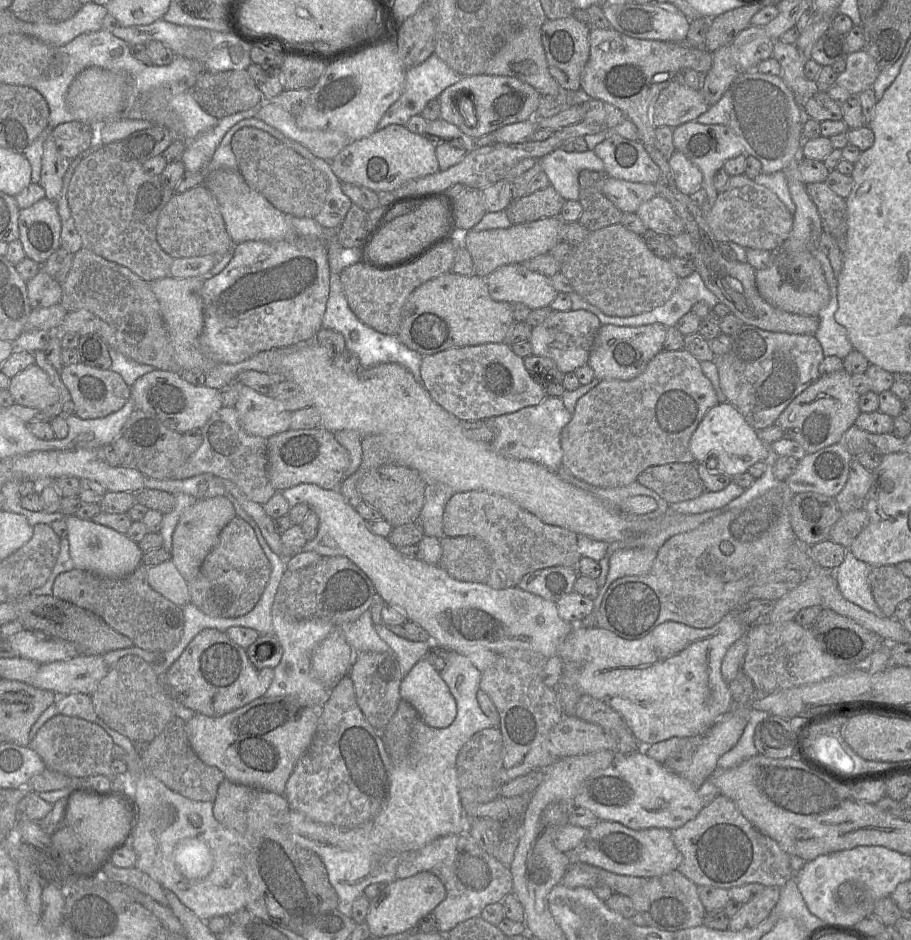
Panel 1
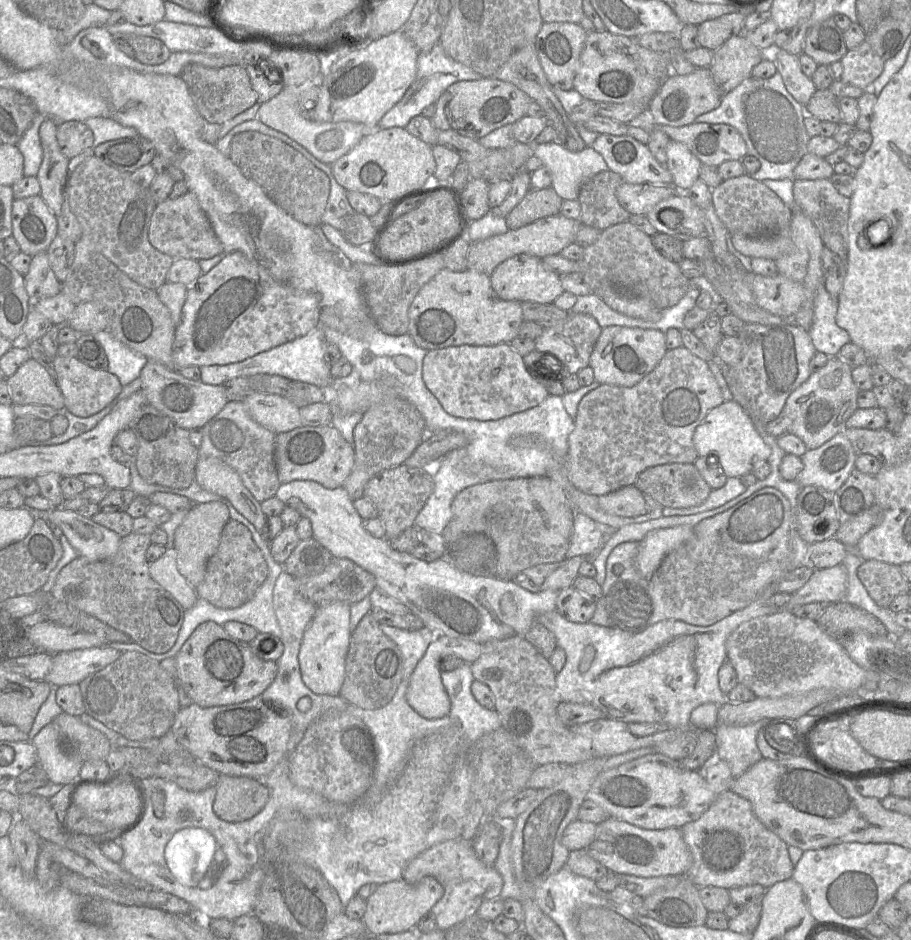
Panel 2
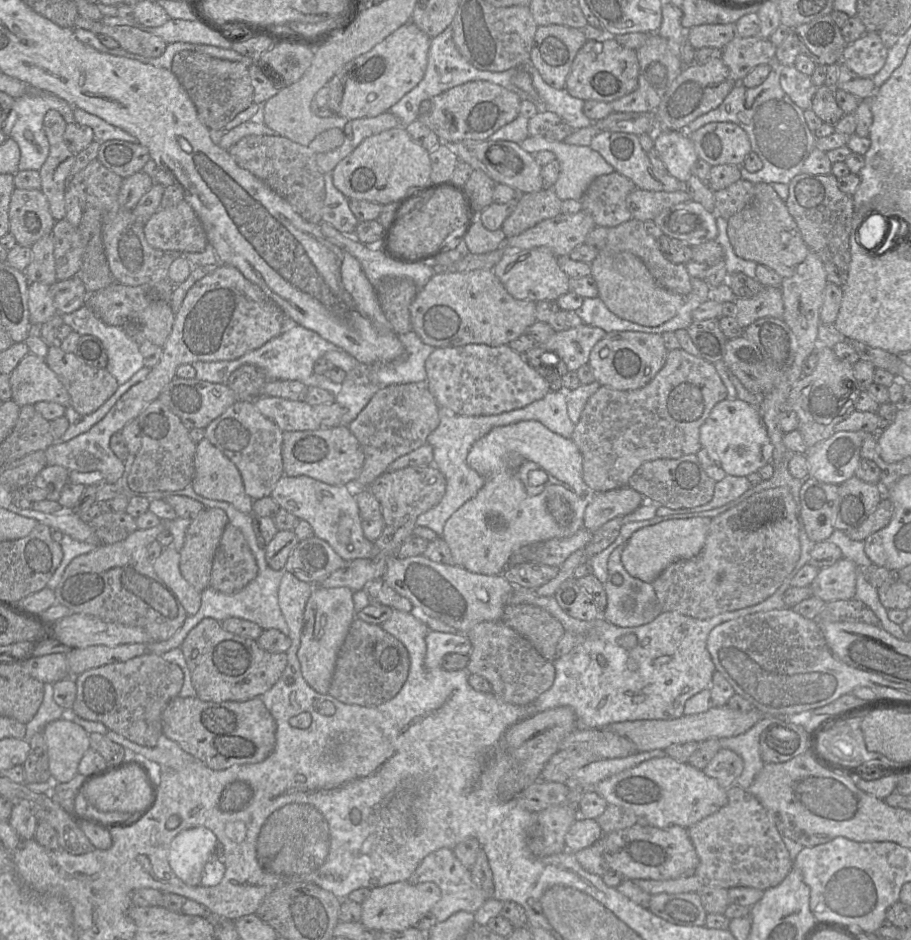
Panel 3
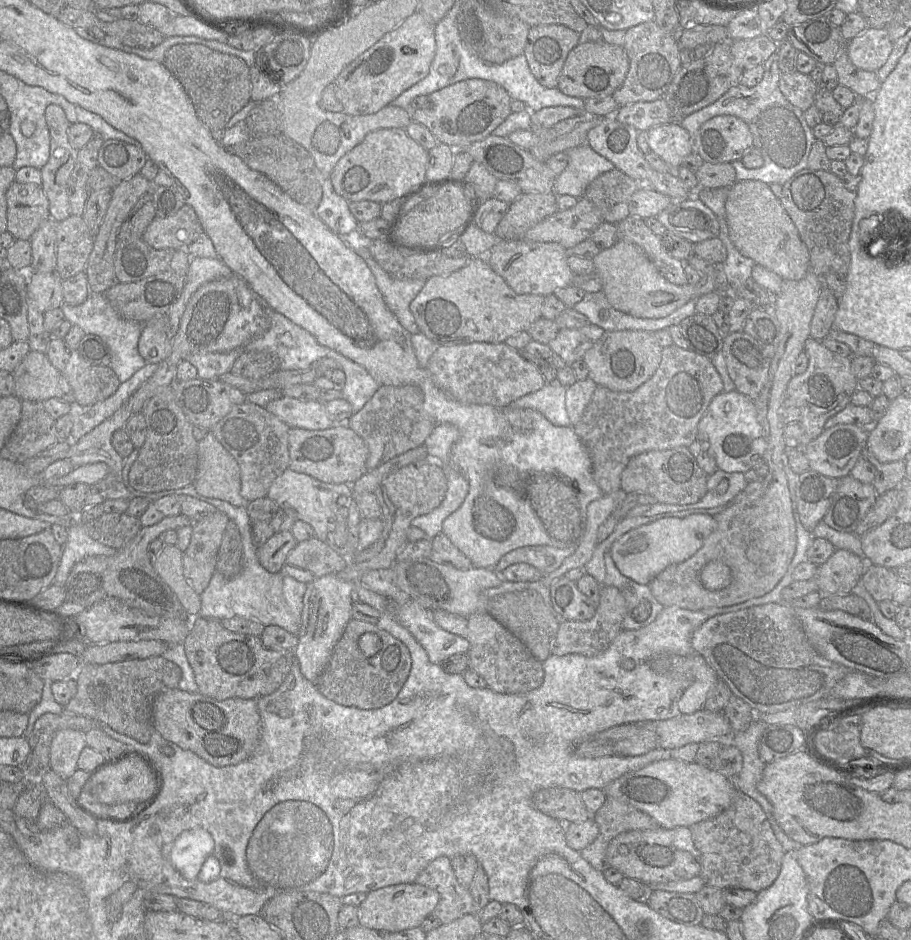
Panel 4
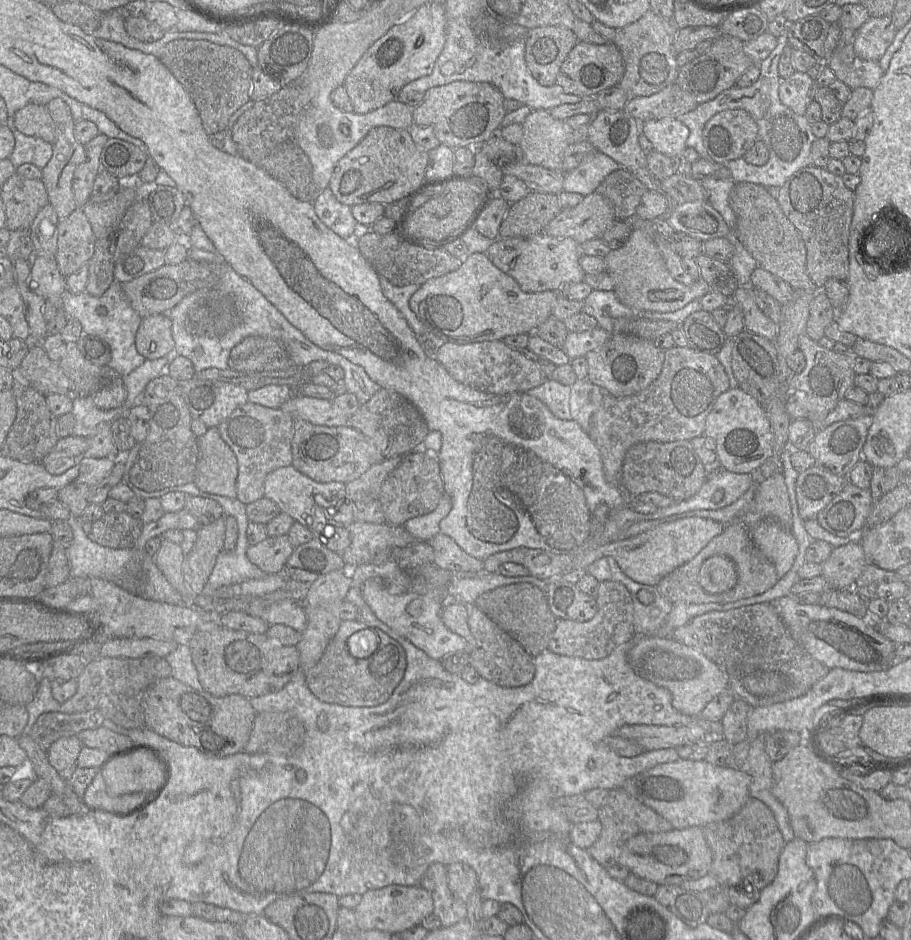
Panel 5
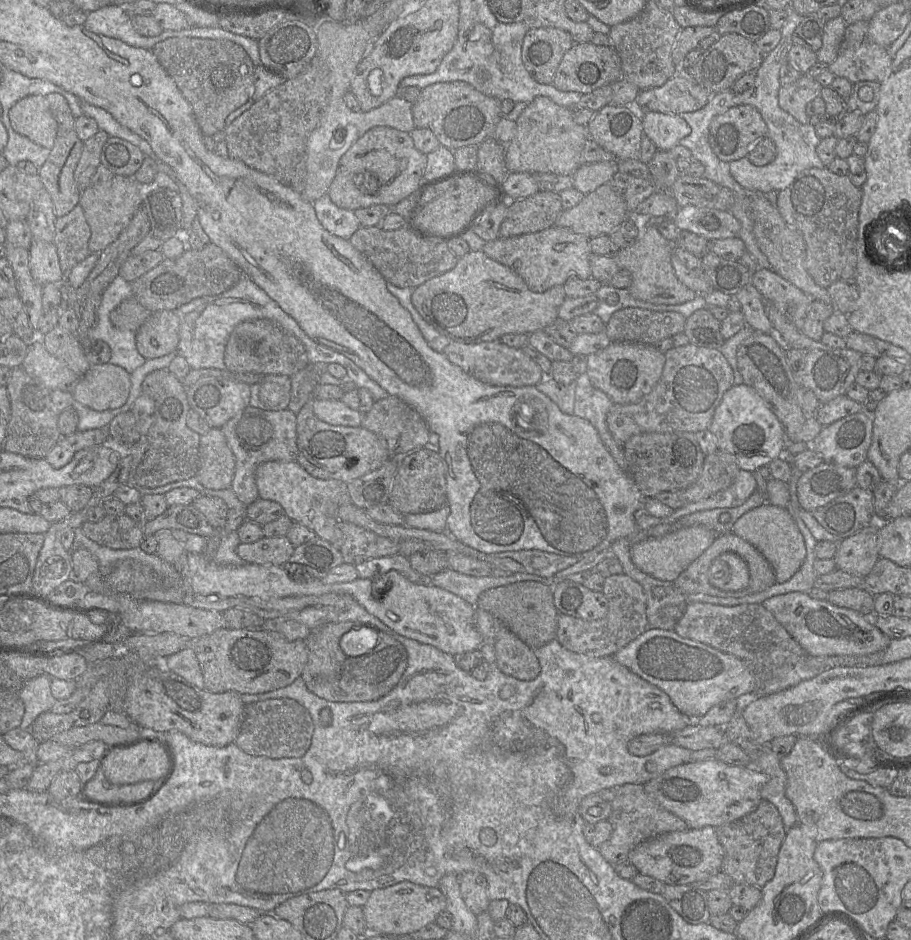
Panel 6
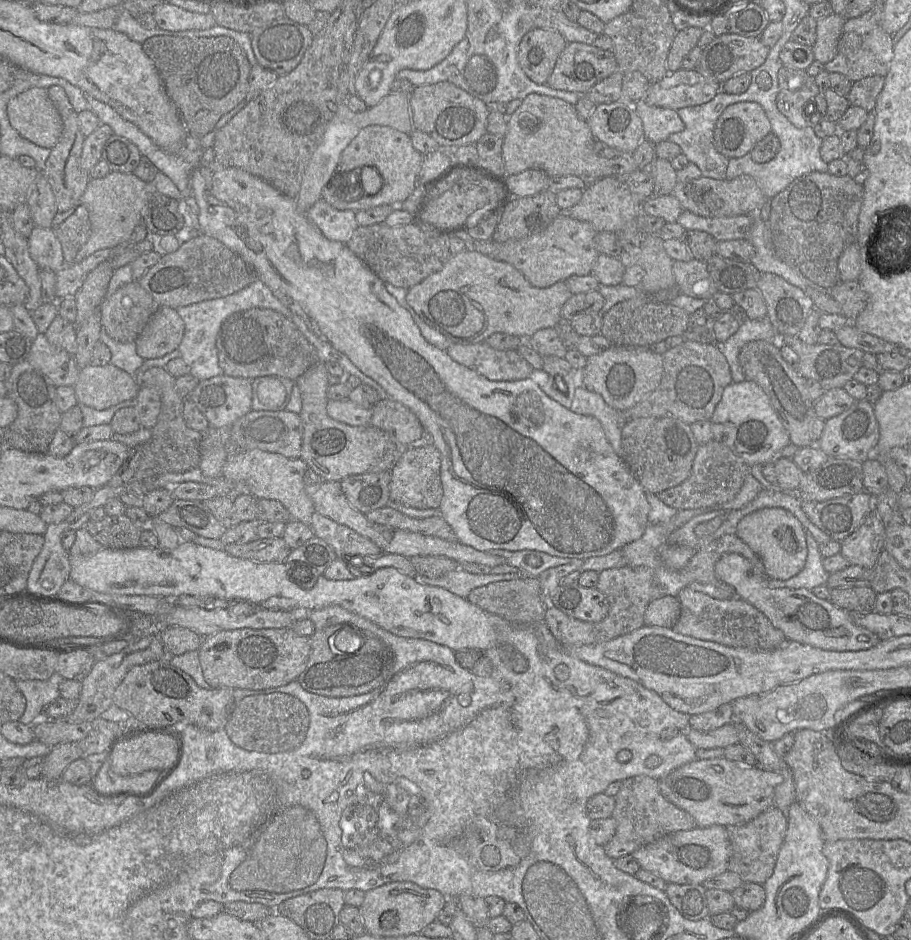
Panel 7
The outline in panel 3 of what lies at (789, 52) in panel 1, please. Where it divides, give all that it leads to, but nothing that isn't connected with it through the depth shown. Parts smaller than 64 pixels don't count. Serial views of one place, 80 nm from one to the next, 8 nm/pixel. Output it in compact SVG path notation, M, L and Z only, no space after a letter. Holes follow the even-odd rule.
M778 65L780 85L791 100L802 110L810 109L818 90L811 76L803 74L794 65Z

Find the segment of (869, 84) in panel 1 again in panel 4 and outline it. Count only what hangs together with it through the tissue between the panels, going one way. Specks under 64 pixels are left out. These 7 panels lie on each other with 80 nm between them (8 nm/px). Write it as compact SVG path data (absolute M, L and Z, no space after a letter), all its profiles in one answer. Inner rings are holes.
M867 28L847 43L851 62L862 70L876 73L887 62L893 47L886 28Z

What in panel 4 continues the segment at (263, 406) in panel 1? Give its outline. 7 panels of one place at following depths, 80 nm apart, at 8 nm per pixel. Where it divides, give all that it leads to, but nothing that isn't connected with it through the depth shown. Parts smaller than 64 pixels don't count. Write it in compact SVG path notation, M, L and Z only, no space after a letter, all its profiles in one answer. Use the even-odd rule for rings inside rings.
M281 396L265 406L290 428L323 430L335 425L320 400L302 400Z

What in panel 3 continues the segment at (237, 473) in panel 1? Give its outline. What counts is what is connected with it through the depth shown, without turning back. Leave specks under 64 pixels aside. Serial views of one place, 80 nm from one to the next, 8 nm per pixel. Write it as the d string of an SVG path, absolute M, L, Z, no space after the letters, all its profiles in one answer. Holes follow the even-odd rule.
M236 401L205 428L205 438L237 466L245 492L257 500L271 496L277 482L284 475L283 432L274 421L257 409L253 401Z

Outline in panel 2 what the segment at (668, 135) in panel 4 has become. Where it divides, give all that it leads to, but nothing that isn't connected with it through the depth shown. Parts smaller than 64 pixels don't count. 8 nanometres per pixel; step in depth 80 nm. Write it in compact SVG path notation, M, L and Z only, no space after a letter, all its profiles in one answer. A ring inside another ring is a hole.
M670 140L667 148L667 170L672 174L673 187L677 192L685 192L699 179L702 163L682 143Z

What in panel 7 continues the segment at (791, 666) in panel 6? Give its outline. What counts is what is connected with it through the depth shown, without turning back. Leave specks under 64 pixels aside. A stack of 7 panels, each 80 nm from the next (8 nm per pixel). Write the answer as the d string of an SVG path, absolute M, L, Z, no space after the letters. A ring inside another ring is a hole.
M684 587L677 599L681 613L678 621L671 628L679 634L728 647L756 651L774 650L787 641L784 633L775 628L762 612L740 598L719 600Z

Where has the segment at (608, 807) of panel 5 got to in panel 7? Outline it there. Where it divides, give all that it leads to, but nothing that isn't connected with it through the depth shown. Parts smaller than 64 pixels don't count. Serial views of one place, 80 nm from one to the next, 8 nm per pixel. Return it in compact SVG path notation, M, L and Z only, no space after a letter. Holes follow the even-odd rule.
M635 776L621 782L615 796L615 809L612 816L617 822L614 836L603 845L611 859L631 855L639 848L677 831L697 827L694 818L686 811L668 801L660 791L659 780L649 776Z

